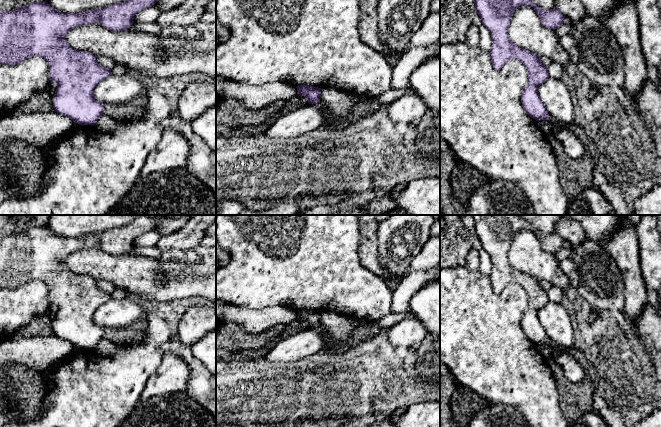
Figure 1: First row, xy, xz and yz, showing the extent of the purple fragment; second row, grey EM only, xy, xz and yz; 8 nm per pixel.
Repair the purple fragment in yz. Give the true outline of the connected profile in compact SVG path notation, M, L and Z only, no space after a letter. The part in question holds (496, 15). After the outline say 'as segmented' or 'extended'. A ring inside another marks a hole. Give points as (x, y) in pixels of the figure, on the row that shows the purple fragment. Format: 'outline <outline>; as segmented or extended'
outline M474 0L474 3L475 12L480 16L482 24L487 27L491 34L492 45L488 53L492 60L493 67L496 70L500 70L510 60L515 59L520 61L528 71L528 82L524 87L521 96L524 110L531 118L538 122L540 120L550 120L551 118L546 107L542 103L538 94L538 87L549 78L548 69L541 63L540 56L516 46L510 40L508 36L508 28L514 11L520 6L533 7L543 26L549 29L556 29L561 26L563 24L564 16L557 8L542 10L532 0Z; as segmented

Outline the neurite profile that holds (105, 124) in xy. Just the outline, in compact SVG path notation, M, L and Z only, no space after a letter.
M102 115L95 123L95 127L97 128L97 130L104 133L114 132L118 129L121 122L122 121L120 120L111 118L106 115Z

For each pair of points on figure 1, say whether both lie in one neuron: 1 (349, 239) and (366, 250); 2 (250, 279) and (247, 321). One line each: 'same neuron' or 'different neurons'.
1: different neurons
2: different neurons

